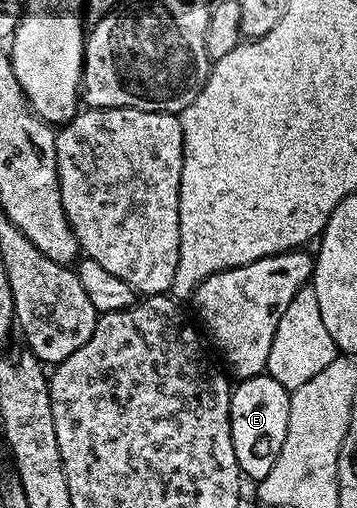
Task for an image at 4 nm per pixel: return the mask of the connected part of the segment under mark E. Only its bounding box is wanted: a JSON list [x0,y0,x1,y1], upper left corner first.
[191,251,314,483]

